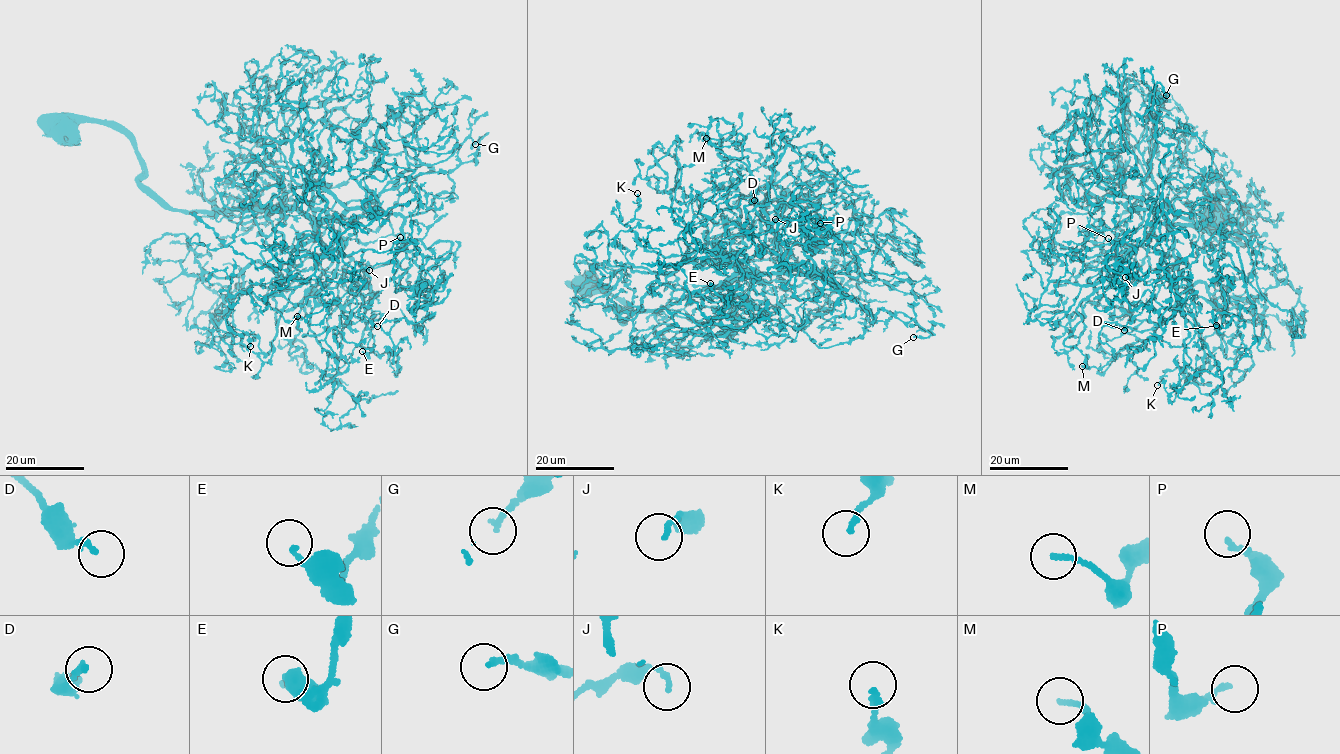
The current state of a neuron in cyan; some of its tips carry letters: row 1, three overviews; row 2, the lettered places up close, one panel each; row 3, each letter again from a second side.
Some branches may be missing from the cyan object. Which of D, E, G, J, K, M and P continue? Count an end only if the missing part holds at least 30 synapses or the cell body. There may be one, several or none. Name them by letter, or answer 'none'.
M

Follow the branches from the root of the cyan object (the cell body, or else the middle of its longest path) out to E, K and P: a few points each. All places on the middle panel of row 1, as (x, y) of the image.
E: (586, 284), (628, 309), (620, 324), (616, 306), (669, 306), (760, 273), (733, 314), (749, 323), (710, 283)
K: (586, 284), (628, 309), (620, 324), (613, 307), (744, 271), (649, 250), (625, 224), (637, 193)
P: (586, 284), (620, 324), (723, 283), (770, 187), (820, 223)

